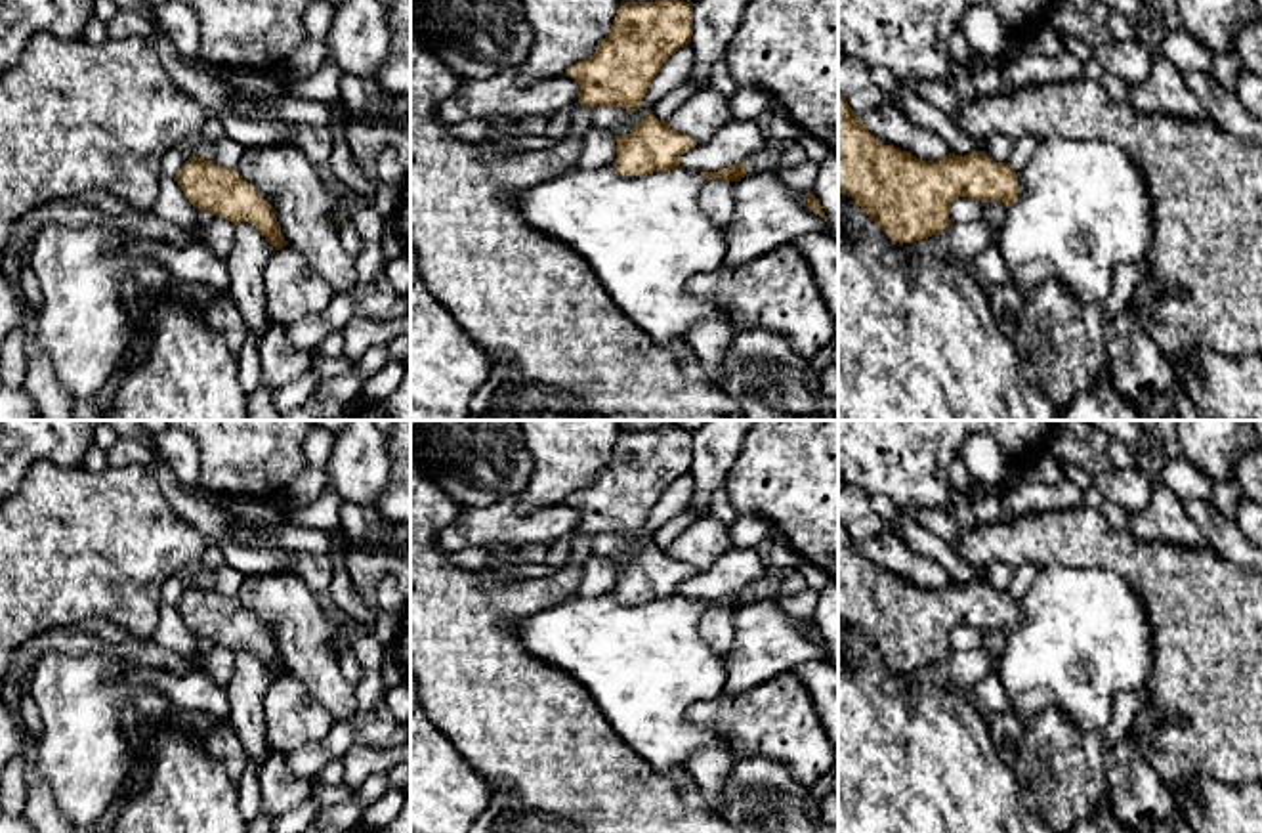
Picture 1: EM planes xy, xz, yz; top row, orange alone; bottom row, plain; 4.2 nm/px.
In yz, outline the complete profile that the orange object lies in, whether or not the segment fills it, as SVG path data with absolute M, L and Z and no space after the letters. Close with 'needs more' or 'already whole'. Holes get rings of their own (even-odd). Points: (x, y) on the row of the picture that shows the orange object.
M838 90L838 191L852 197L894 243L913 243L943 231L951 203L970 197L1002 203L1010 208L1020 195L1018 174L1010 162L995 162L985 151L964 157L949 153L943 160L922 160L894 145L882 145L853 115Z; already whole

